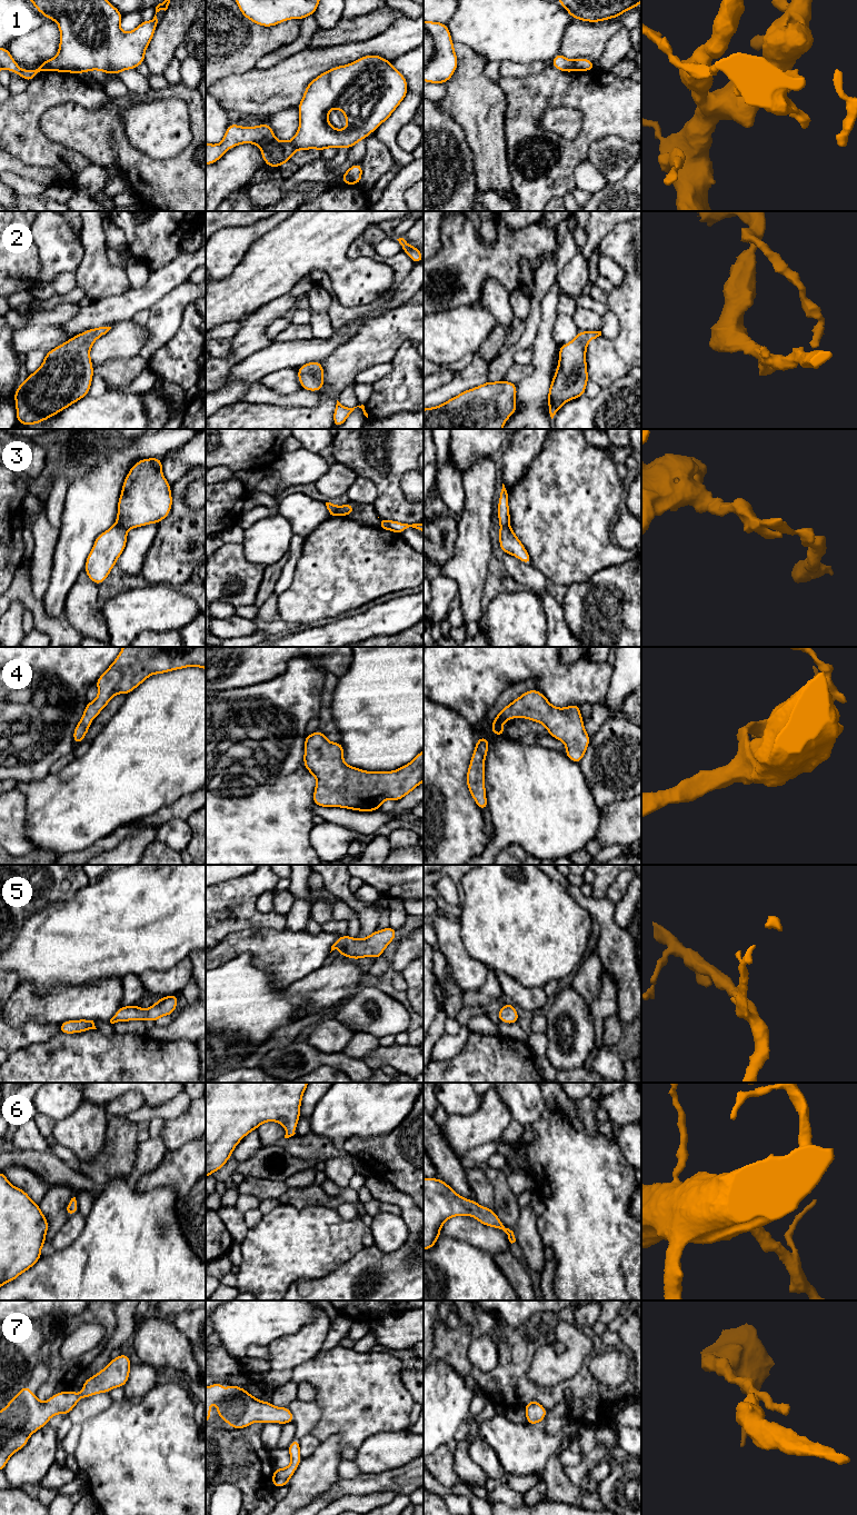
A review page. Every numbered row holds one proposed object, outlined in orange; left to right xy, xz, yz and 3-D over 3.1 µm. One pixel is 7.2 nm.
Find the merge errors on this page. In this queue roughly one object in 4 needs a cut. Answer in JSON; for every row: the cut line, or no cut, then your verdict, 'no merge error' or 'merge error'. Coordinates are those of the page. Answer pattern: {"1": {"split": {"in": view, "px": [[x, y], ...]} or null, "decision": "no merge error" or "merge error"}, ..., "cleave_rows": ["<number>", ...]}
{"1": {"split": {"in": "xz", "px": [[275, 139], [260, 147]]}, "decision": "merge error"}, "2": {"split": null, "decision": "no merge error"}, "3": {"split": {"in": "xy", "px": [[116, 522], [127, 530]]}, "decision": "merge error"}, "4": {"split": null, "decision": "no merge error"}, "5": {"split": null, "decision": "no merge error"}, "6": {"split": null, "decision": "no merge error"}, "7": {"split": null, "decision": "no merge error"}, "cleave_rows": ["1", "3"]}

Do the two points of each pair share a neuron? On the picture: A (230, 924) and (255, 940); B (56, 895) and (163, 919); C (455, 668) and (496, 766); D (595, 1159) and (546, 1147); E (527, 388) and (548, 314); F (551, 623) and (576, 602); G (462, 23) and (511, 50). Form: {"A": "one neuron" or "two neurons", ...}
{"A": "two neurons", "B": "two neurons", "C": "two neurons", "D": "one neuron", "E": "one neuron", "F": "two neurons", "G": "one neuron"}

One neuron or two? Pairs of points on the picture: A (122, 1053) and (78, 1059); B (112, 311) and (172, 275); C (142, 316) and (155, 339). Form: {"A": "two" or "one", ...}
{"A": "one", "B": "one", "C": "two"}

